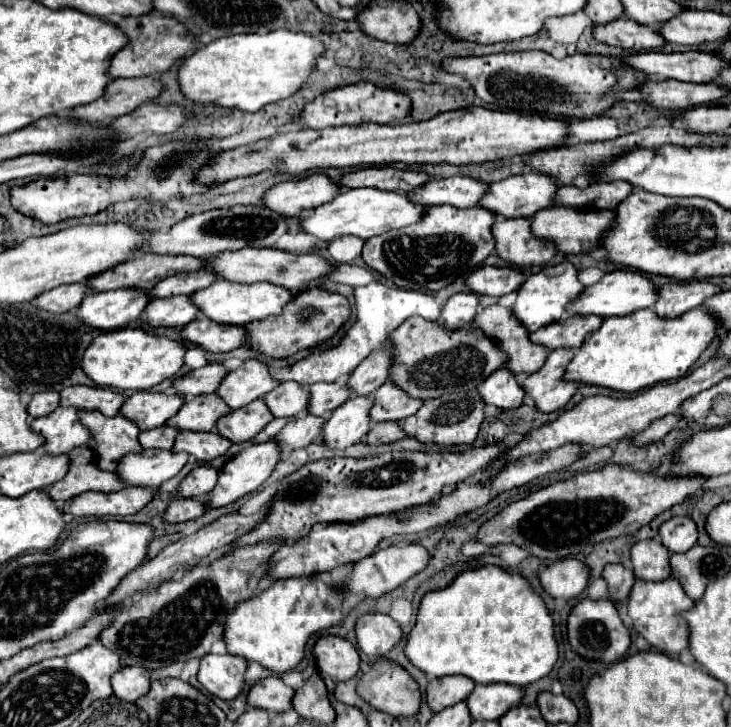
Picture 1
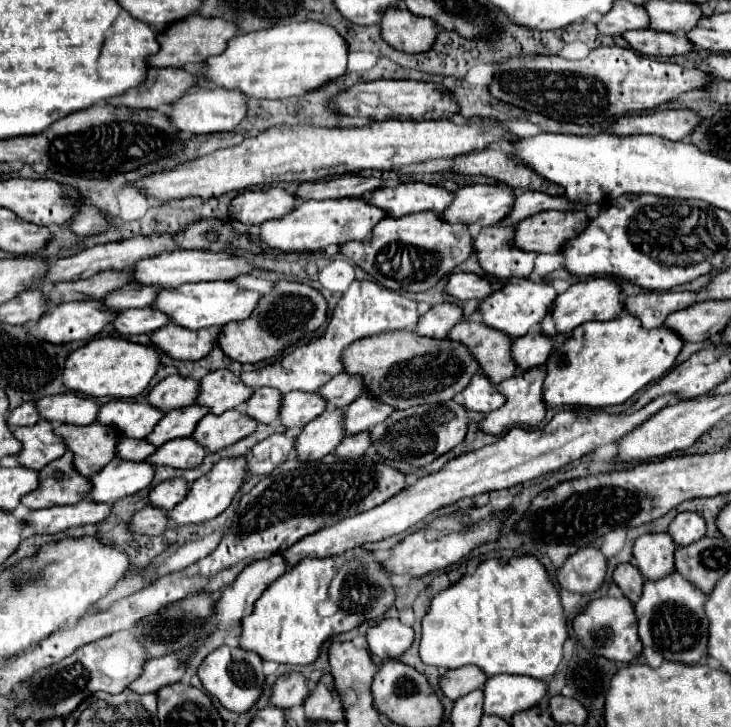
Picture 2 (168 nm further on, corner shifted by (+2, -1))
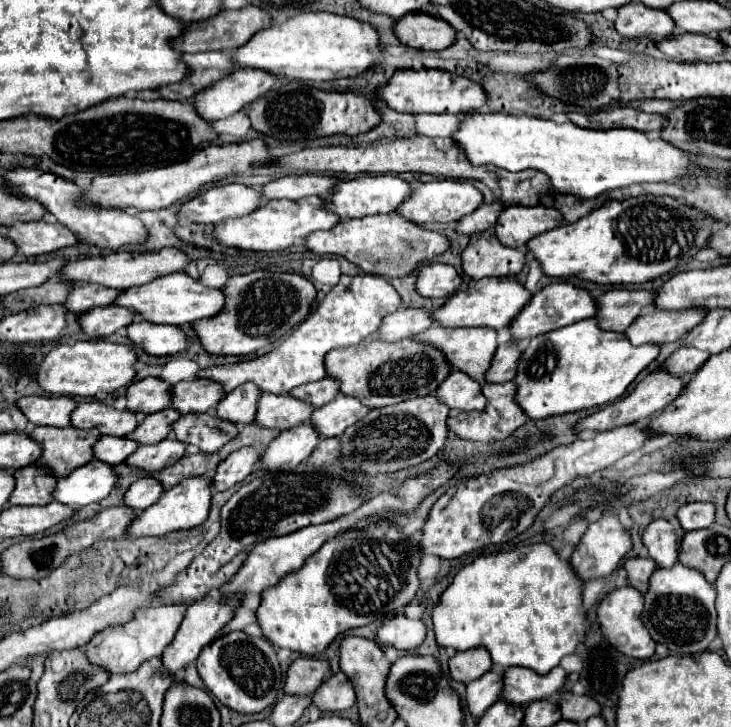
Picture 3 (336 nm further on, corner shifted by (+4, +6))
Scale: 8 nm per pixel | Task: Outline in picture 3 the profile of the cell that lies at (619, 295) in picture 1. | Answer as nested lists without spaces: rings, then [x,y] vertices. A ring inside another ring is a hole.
[[[556,281],[556,283],[546,285],[542,291],[538,291],[532,297],[532,303],[528,303],[528,307],[516,317],[516,325],[512,323],[510,333],[512,333],[514,341],[532,339],[532,337],[544,335],[548,331],[566,327],[570,323],[576,323],[576,321],[582,321],[588,317],[596,317],[596,313],[598,313],[598,305],[588,289],[576,287],[572,283],[566,283],[566,281]]]

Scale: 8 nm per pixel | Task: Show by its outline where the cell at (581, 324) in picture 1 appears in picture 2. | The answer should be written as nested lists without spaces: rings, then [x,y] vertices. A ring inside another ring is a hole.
[[[536,326],[530,330],[530,334],[524,334],[522,338],[512,340],[512,360],[518,370],[526,372],[534,366],[542,366],[548,358],[548,354],[554,350],[554,342],[564,342],[566,336],[544,336],[540,334],[540,328]]]

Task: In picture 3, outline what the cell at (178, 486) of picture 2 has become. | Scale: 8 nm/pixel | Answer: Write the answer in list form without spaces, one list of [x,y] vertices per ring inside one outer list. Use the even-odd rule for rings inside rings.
[[[144,477],[130,485],[130,489],[124,495],[124,505],[132,507],[134,511],[138,509],[144,511],[146,507],[154,505],[162,493],[164,493],[164,485],[160,481],[156,481],[154,477]]]

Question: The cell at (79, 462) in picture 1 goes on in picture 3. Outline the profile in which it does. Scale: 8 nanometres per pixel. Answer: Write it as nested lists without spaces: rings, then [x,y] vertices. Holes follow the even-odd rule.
[[[28,465],[16,471],[16,489],[10,495],[10,505],[44,506],[54,501],[52,491],[56,489],[58,477],[54,477],[48,467]]]

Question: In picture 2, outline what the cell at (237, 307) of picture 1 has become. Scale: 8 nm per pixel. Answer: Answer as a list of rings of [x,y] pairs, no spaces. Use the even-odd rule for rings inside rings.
[[[188,282],[178,288],[160,290],[156,300],[150,304],[150,308],[166,312],[168,318],[178,326],[184,326],[188,330],[200,330],[200,328],[224,326],[232,320],[248,318],[254,306],[258,304],[258,300],[260,300],[258,292],[242,290],[232,282],[194,282],[194,284]]]

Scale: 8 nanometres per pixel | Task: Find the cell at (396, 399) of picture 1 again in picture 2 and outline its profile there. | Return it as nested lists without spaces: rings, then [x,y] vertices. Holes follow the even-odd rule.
[[[362,392],[346,410],[344,410],[344,432],[358,434],[368,432],[376,424],[384,422],[394,412],[392,406],[380,404],[370,392]]]

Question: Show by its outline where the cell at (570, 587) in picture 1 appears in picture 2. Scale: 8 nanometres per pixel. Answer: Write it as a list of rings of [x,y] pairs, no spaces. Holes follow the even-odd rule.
[[[586,546],[572,554],[568,562],[558,570],[558,584],[564,590],[578,594],[592,594],[600,590],[604,584],[608,568],[608,558],[600,552],[600,548]]]

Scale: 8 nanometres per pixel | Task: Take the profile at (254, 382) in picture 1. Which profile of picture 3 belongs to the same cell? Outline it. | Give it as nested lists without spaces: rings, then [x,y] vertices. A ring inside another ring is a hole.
[[[192,379],[182,381],[172,387],[172,407],[178,409],[182,415],[186,413],[204,413],[214,409],[220,399],[226,395],[224,387],[214,379]]]

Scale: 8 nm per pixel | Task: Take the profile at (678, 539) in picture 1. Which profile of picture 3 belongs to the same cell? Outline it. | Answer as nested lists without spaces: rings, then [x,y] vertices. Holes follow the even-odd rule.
[[[686,503],[678,509],[676,517],[684,531],[696,531],[714,523],[714,511],[712,503]]]

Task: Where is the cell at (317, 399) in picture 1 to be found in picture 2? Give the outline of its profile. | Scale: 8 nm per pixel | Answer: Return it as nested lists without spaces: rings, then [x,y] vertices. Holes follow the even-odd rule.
[[[290,392],[280,402],[280,422],[284,428],[304,428],[306,422],[318,418],[326,408],[326,400],[318,392]]]

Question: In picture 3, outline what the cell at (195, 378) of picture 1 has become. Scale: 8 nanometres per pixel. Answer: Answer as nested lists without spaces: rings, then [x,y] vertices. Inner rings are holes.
[[[146,377],[128,387],[128,409],[134,413],[156,413],[172,405],[172,385],[160,377]]]

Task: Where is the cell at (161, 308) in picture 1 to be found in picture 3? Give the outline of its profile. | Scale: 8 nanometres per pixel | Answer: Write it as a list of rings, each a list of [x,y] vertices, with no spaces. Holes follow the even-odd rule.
[[[108,305],[108,307],[96,307],[92,311],[86,311],[80,315],[82,331],[90,339],[104,339],[118,329],[128,327],[132,321],[136,321],[136,313],[132,309],[120,307],[120,305]]]

